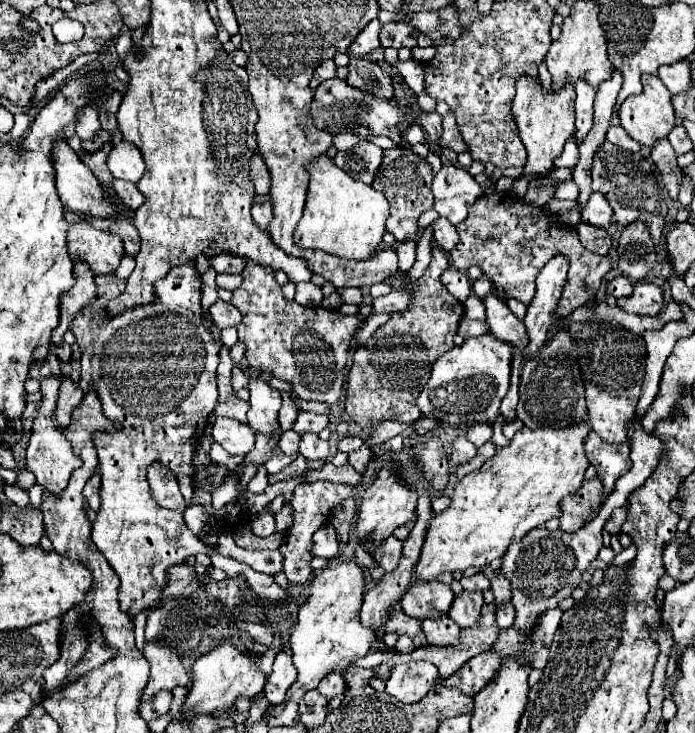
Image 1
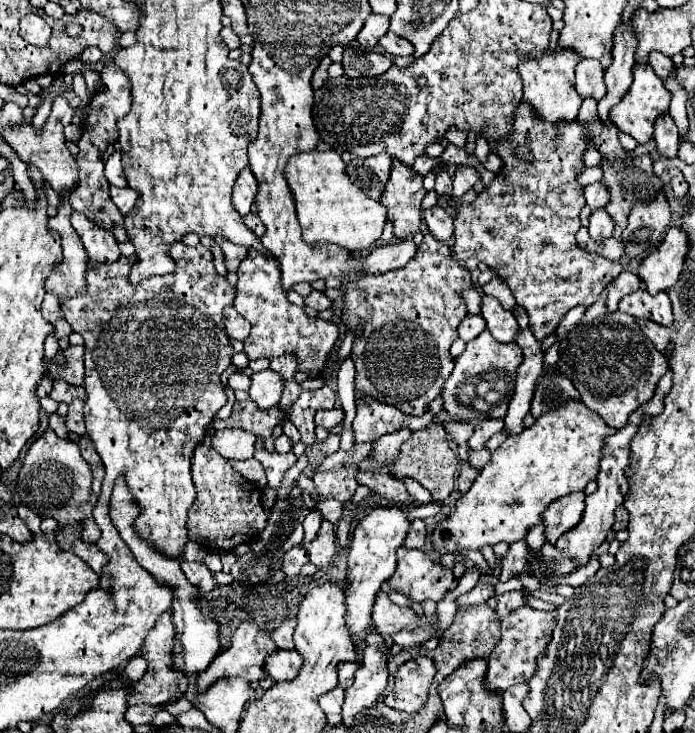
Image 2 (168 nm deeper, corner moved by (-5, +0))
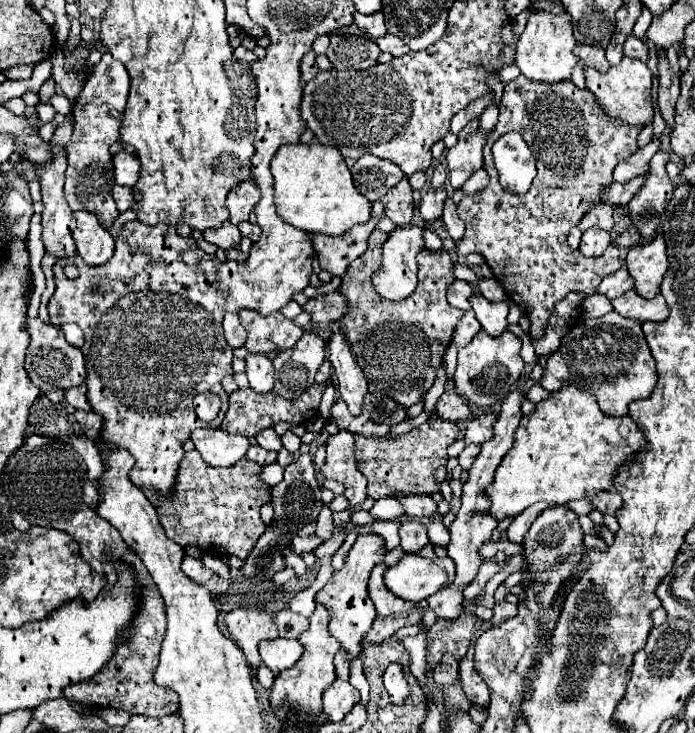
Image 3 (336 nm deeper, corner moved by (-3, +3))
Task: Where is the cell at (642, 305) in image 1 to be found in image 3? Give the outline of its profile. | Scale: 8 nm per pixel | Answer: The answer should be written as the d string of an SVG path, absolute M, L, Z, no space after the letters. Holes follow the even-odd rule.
M627 291L625 295L617 297L611 301L613 309L629 319L635 319L639 323L645 321L665 321L669 315L669 307L663 299L663 295L655 295L655 299L643 299L639 295L635 295L635 291Z

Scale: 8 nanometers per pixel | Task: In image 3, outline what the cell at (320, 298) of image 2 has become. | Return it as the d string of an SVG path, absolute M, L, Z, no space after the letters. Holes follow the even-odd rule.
M329 293L309 299L305 303L305 311L311 315L313 323L333 323L347 315L347 299L343 299L341 293Z

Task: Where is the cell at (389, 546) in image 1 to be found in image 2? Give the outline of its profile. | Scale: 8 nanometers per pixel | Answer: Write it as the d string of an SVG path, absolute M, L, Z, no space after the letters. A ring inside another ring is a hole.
M401 546L397 550L397 570L389 578L389 586L417 602L427 598L441 602L441 598L457 586L457 580L451 570L431 562L423 550Z

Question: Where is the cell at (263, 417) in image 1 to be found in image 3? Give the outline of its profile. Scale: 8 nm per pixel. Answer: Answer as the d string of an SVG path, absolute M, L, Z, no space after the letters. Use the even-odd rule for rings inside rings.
M249 353L245 357L247 363L247 377L249 377L249 387L257 393L267 393L273 389L273 363L267 355L259 353Z

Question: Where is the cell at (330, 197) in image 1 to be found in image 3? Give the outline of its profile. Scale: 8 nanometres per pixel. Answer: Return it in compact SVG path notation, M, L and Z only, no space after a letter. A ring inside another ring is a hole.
M287 143L275 153L271 173L275 177L277 213L297 229L323 235L343 235L353 225L367 223L371 217L371 203L355 189L351 171L335 147L321 143Z

